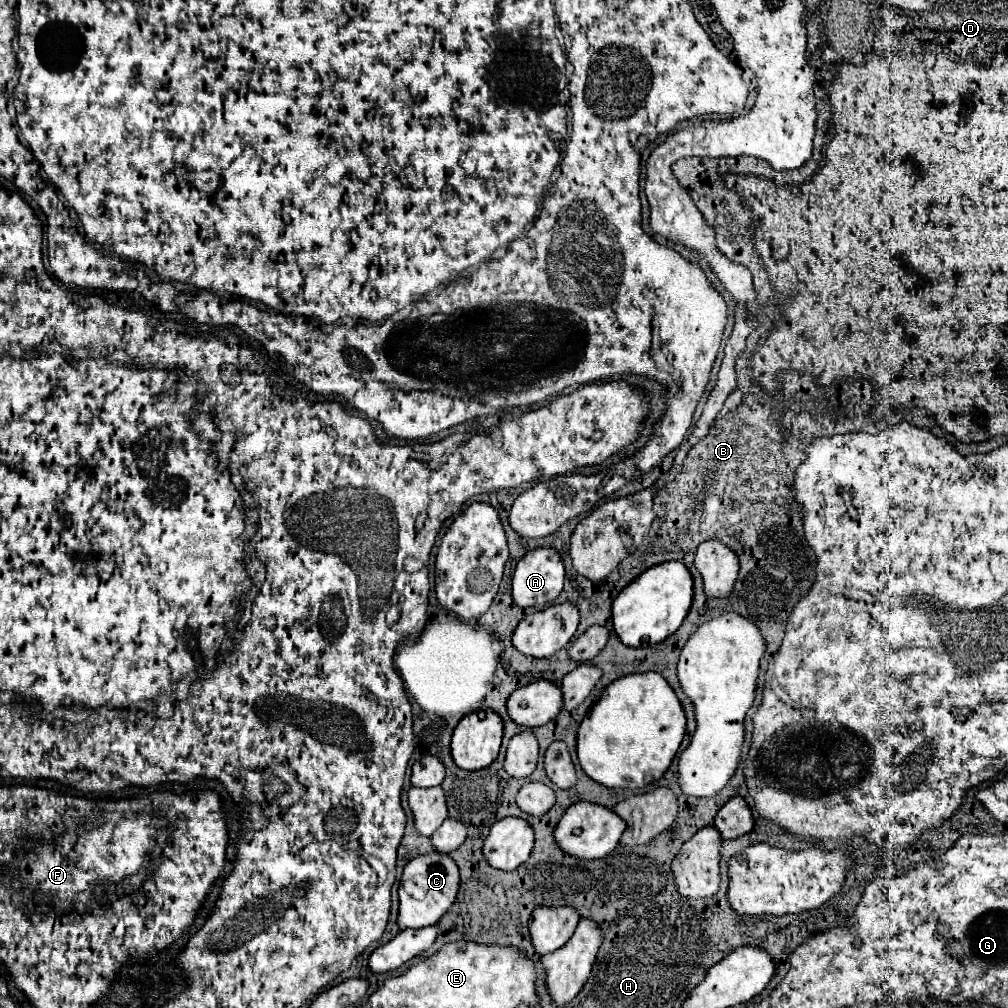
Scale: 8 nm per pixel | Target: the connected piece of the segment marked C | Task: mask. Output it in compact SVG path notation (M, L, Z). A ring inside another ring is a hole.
M432 852L432 854L422 854L410 860L404 868L402 882L398 888L400 894L400 914L398 914L398 926L400 930L404 928L424 928L436 924L444 912L452 906L456 900L460 886L460 874L456 862L448 854Z

